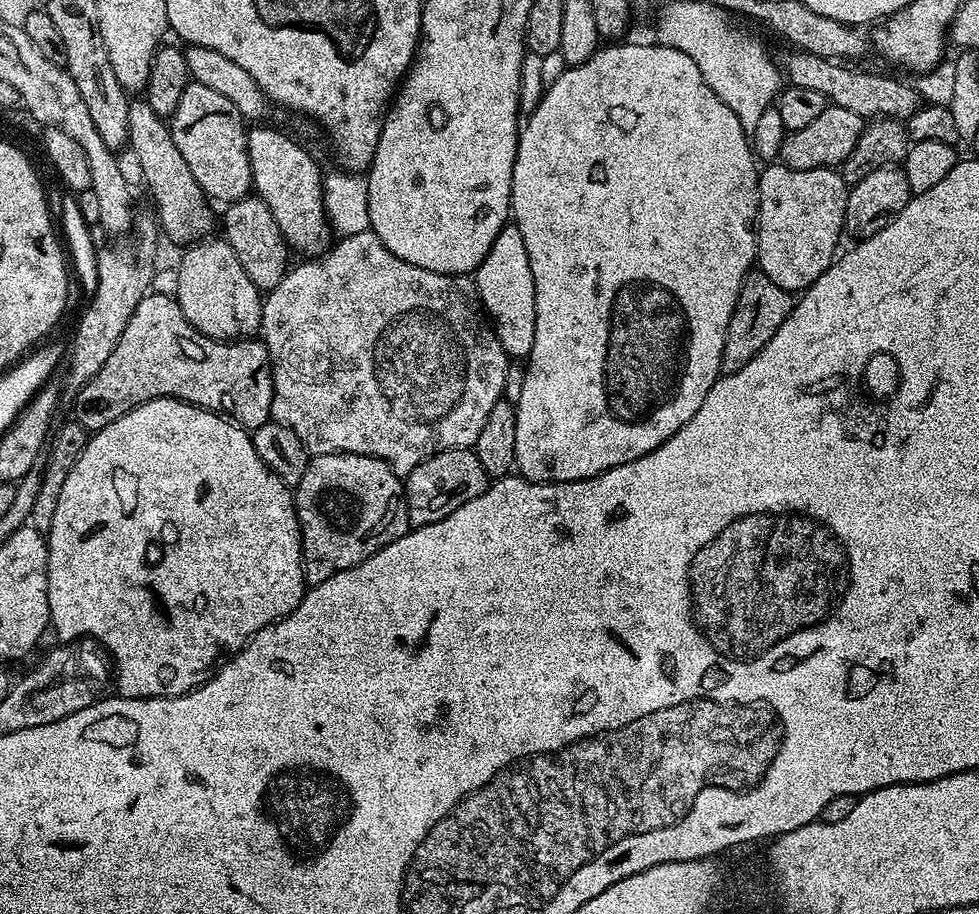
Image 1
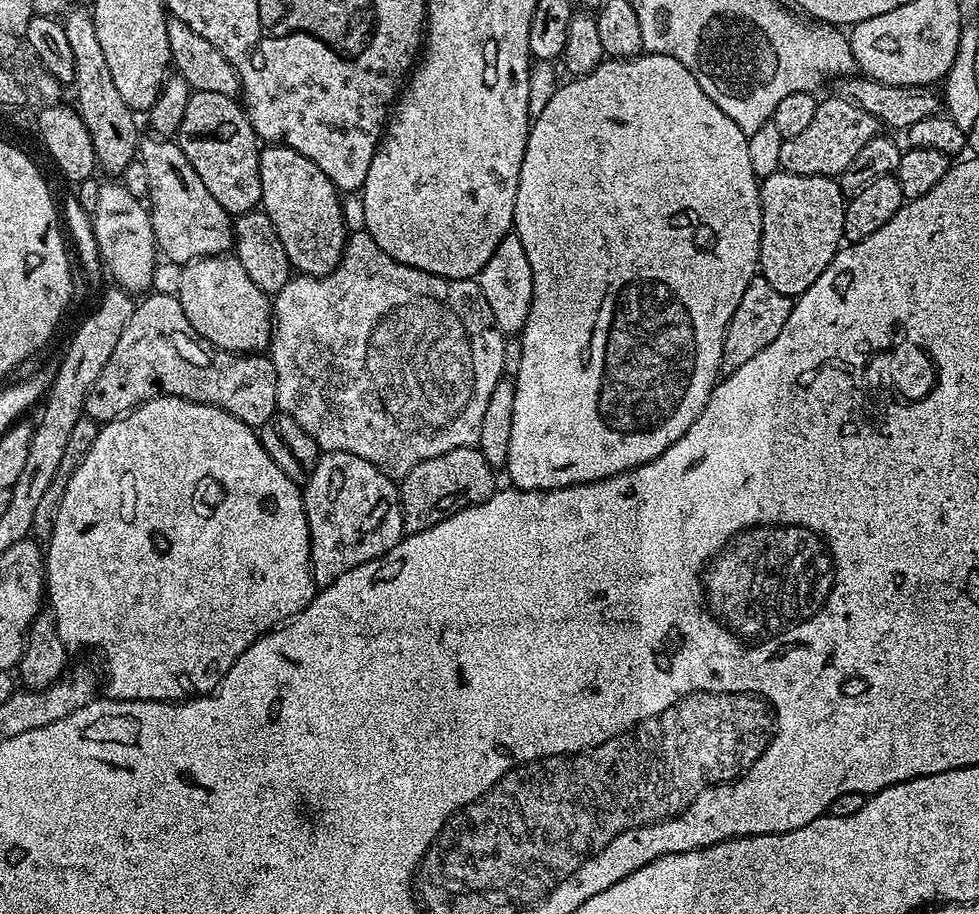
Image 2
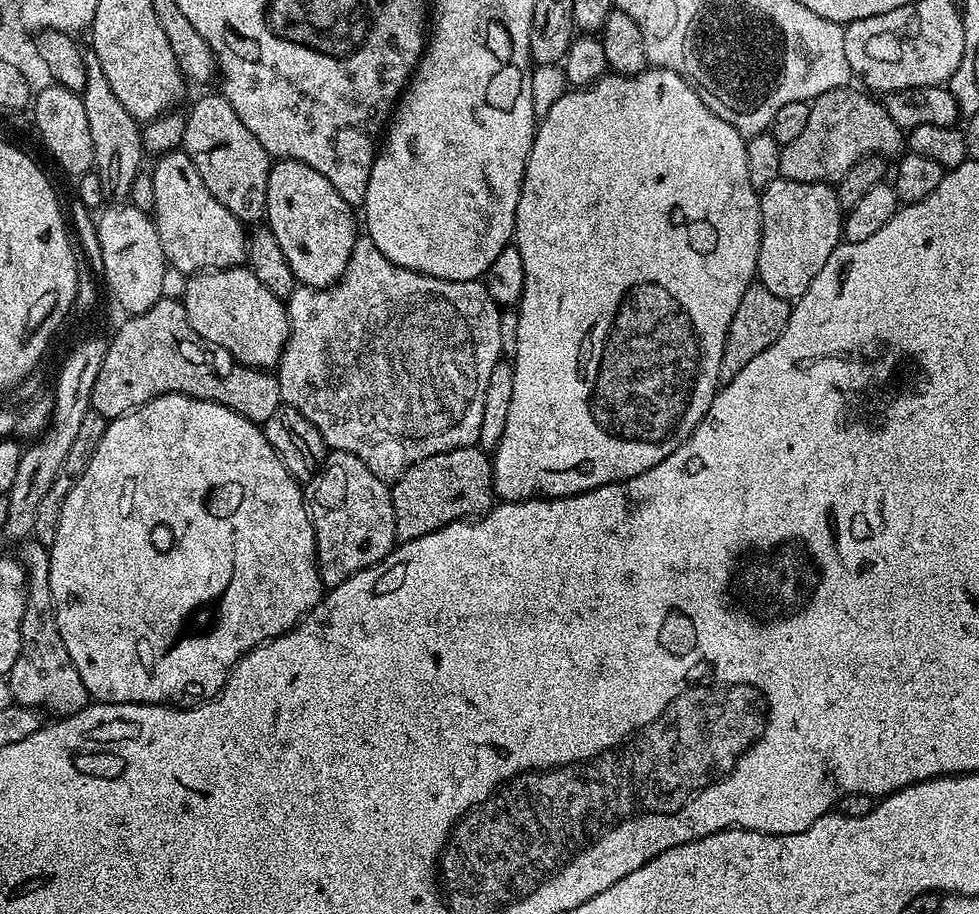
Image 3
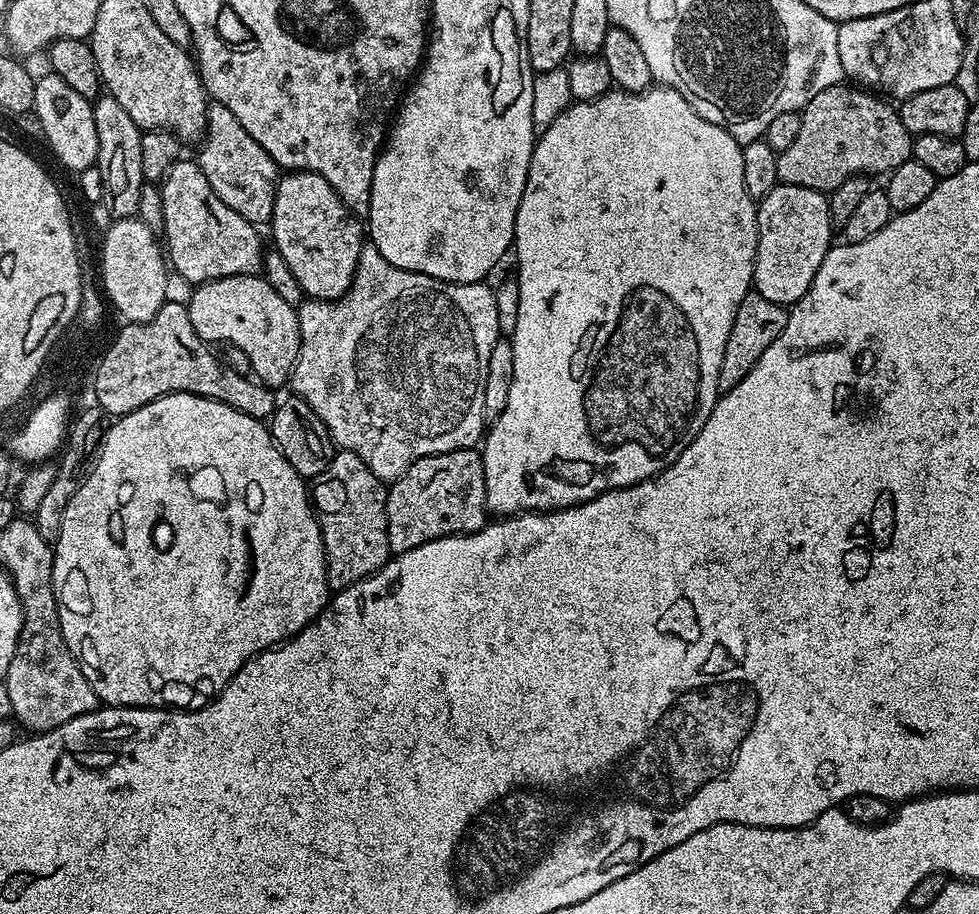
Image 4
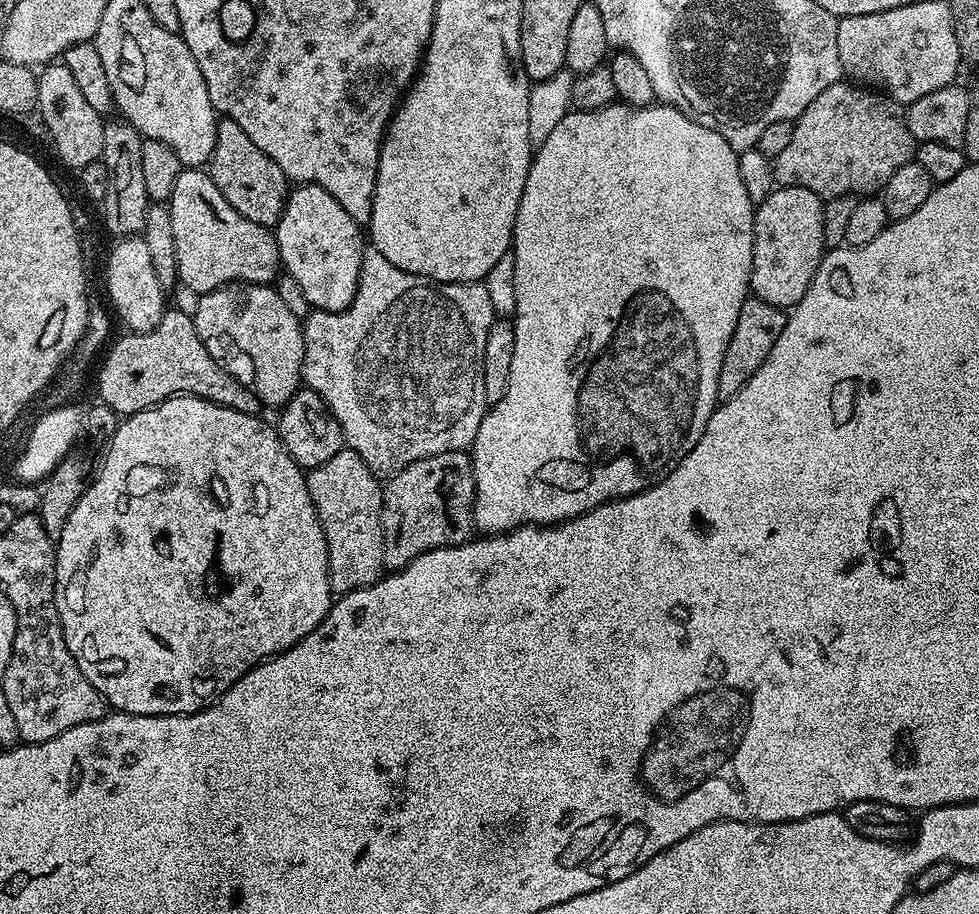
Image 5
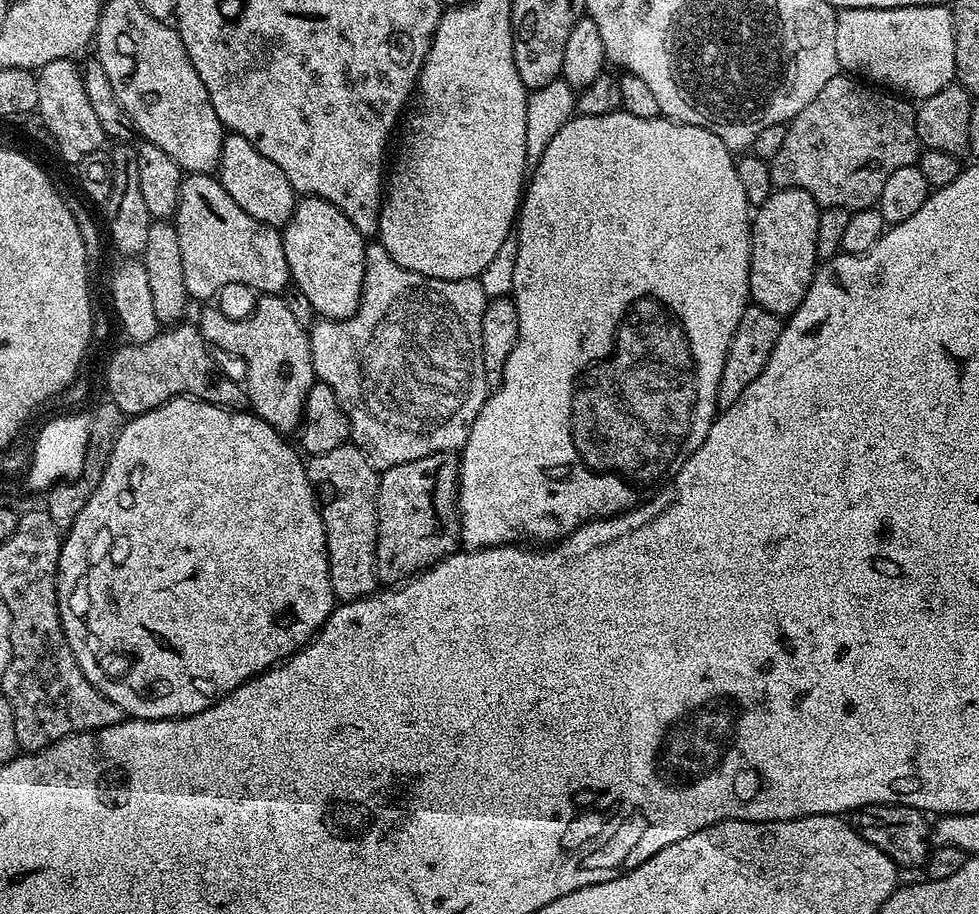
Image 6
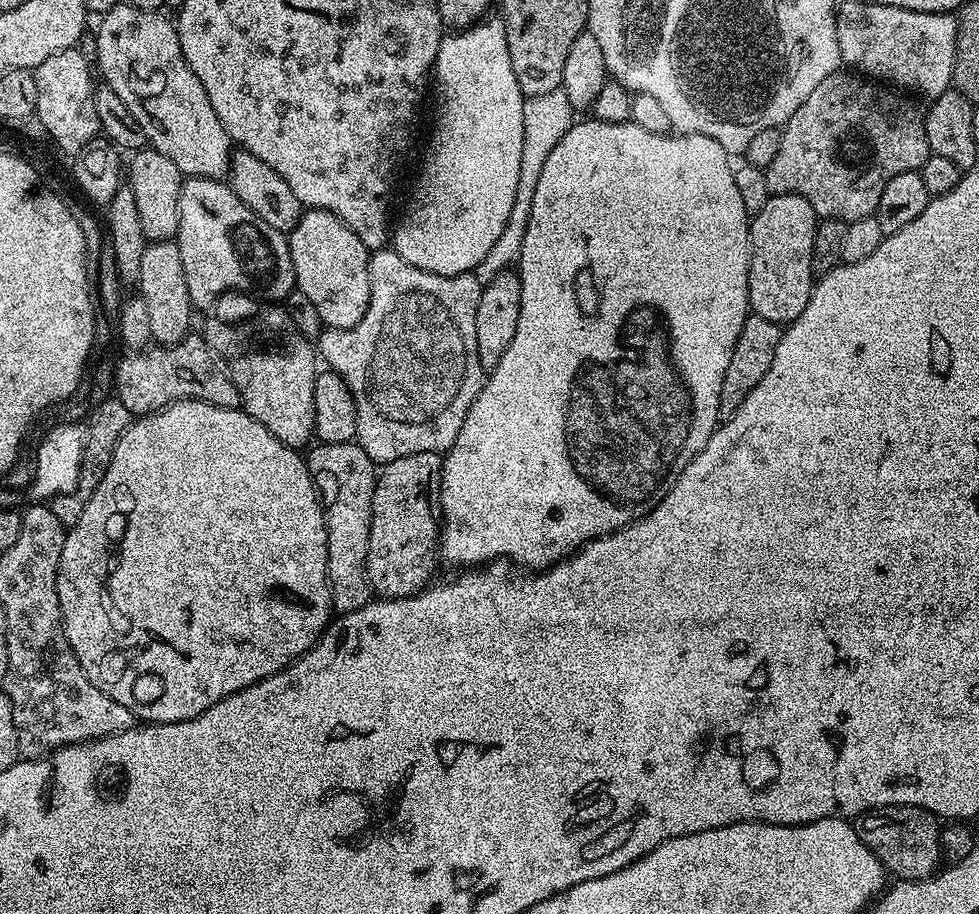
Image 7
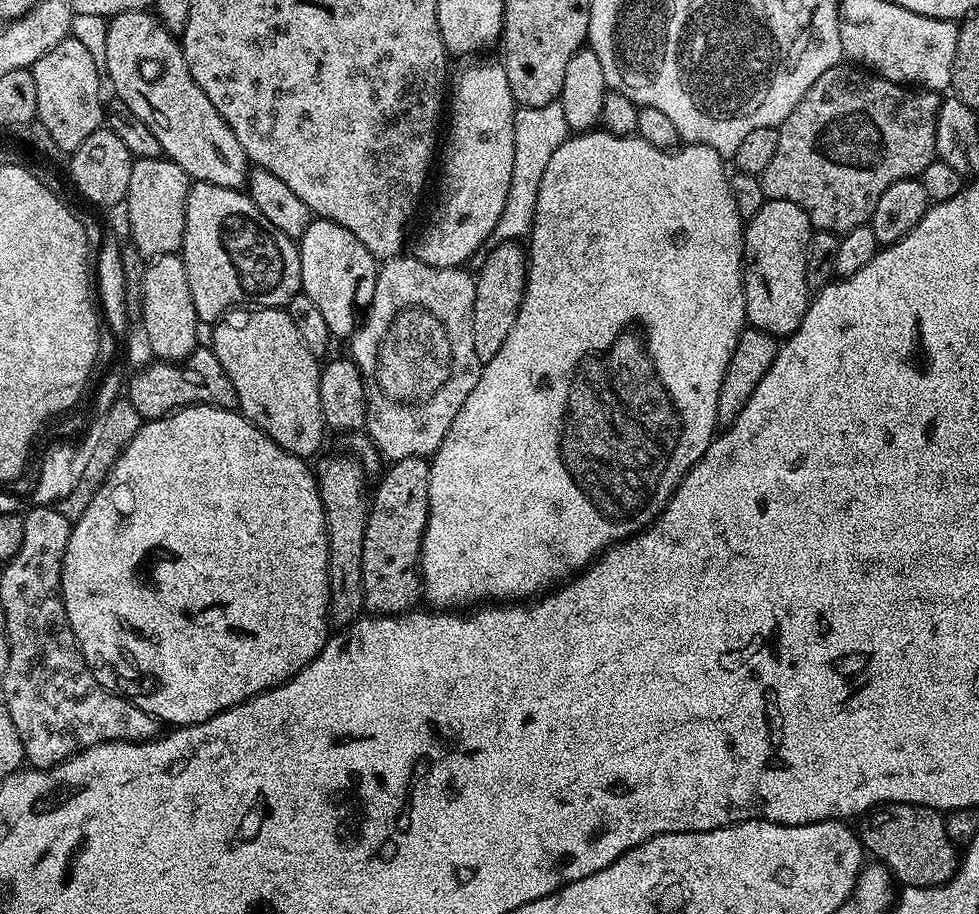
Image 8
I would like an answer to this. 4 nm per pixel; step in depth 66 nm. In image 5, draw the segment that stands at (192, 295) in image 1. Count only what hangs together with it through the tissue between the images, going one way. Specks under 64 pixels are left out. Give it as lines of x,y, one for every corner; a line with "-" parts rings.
253,284
251,286
236,287
225,286
216,288
212,292
201,295
198,302
198,312
192,317
196,324
196,333
205,338
211,336
225,336
232,340
236,348
241,348
248,355
252,363
252,380
254,391
265,405
276,404
283,406
302,386
302,373
304,371
304,329
301,317
290,314
286,302
276,293
275,287
266,284

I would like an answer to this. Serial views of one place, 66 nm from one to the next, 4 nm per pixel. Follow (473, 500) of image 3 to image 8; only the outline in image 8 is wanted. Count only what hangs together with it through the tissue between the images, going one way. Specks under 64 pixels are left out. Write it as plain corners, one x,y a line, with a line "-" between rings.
411,456
389,463
388,473
380,480
376,493
371,493
366,534
362,538
362,590
364,607
369,613
378,616
403,614
417,607
422,600
422,581
420,579
420,551
422,538
428,521
428,479
429,461
423,456

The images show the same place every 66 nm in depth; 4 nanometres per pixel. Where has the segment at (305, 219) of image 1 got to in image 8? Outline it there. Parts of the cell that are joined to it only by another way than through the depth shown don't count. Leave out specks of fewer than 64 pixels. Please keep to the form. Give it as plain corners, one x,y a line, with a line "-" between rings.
319,218
298,237
300,250
300,287
303,295
318,306
333,337
351,337
360,327
374,298
378,261
375,256
338,222

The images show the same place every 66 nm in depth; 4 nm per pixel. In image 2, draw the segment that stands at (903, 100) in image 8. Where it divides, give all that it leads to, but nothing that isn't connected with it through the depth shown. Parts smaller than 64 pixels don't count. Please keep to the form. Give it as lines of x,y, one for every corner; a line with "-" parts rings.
832,94
829,100
821,99
814,110
814,119
810,126
798,134
798,138
783,141
781,146
780,167
790,174
807,176
839,177
846,170
854,156
881,131
882,125
866,110
856,104
843,100
838,94

